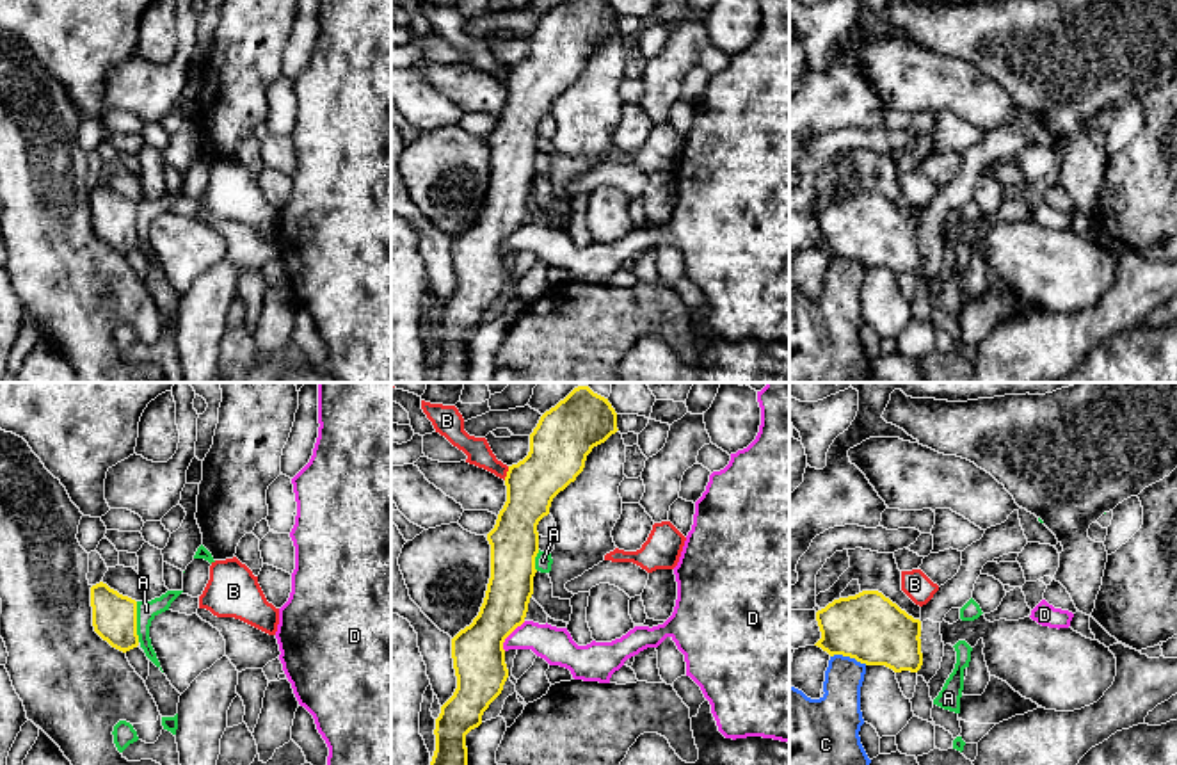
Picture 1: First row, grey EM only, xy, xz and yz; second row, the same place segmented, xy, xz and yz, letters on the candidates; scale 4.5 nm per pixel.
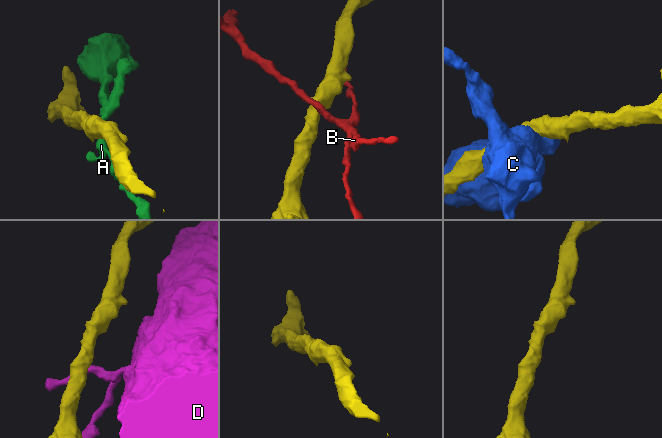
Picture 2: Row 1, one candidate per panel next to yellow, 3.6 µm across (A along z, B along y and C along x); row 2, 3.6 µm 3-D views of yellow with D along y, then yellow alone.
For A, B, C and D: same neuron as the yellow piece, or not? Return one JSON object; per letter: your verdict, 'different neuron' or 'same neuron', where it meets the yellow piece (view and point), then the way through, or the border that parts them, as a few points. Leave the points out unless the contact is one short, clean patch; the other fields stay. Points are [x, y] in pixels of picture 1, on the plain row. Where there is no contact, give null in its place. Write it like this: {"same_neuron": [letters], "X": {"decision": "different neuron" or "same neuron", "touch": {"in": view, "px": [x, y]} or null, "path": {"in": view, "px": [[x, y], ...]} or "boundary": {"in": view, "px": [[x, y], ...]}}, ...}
{"same_neuron": [], "A": {"decision": "different neuron", "touch": {"in": "xy", "px": [136, 223]}}, "B": {"decision": "different neuron", "touch": {"in": "xz", "px": [507, 75]}, "boundary": {"in": "xz", "px": [[509, 68], [504, 80]]}}, "C": {"decision": "different neuron", "touch": {"in": "yz", "px": [848, 257]}}, "D": {"decision": "different neuron", "touch": {"in": "xz", "px": [509, 235]}, "boundary": {"in": "xz", "px": [[525, 223], [505, 241], [504, 251]]}}}

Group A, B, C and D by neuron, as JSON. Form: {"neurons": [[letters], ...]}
{"neurons": [["A"], ["B"], ["C"], ["D"]]}

